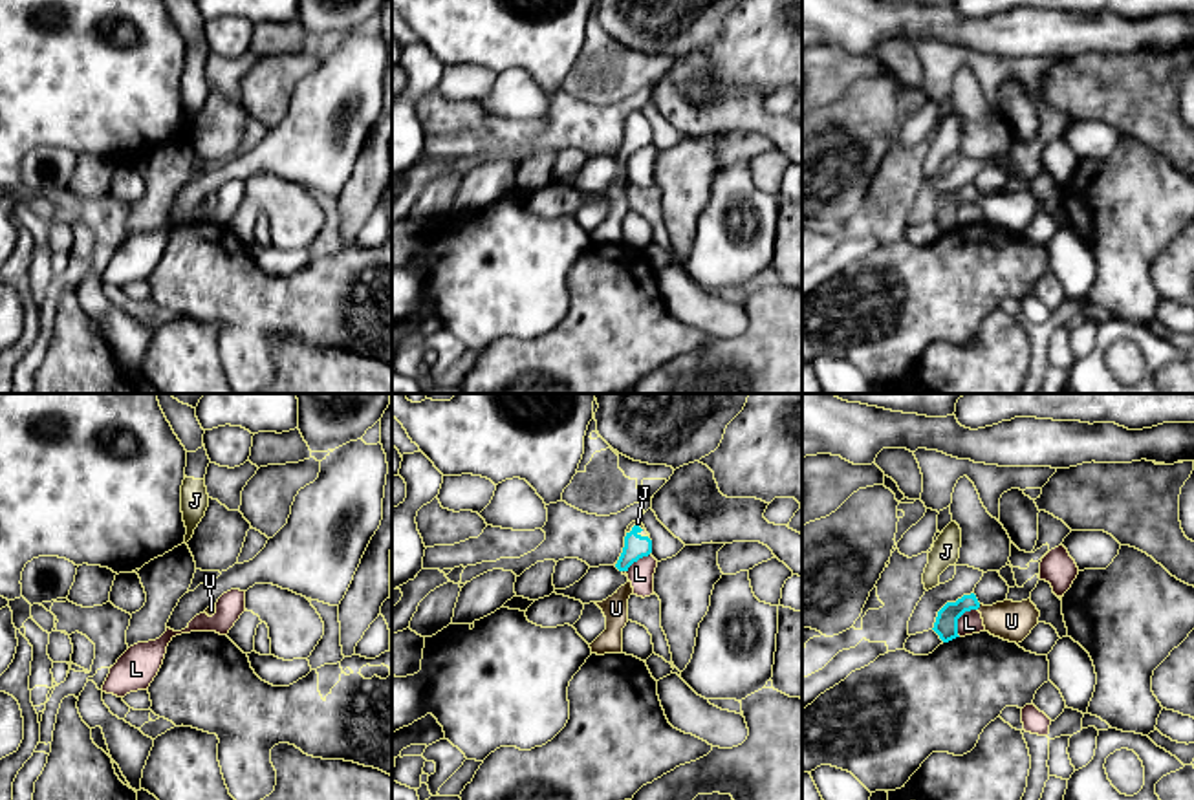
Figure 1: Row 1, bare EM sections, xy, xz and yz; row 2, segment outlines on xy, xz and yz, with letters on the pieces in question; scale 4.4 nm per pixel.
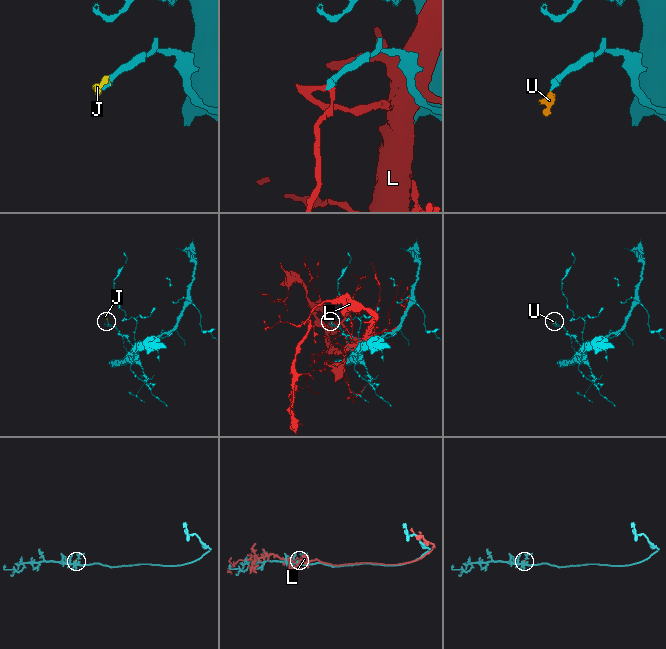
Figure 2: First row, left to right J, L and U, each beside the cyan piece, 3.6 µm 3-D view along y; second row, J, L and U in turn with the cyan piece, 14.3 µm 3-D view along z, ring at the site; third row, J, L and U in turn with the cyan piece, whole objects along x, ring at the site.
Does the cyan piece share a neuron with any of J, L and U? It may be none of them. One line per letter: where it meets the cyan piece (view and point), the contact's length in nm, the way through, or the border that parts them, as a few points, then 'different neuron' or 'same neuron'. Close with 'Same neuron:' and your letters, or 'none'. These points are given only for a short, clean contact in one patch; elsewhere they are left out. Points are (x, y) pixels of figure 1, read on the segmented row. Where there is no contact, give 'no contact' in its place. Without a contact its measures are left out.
J: contact xz (641, 529); length 110 nm; way xz (636, 546), (641, 529), (638, 522); same neuron
L: contact yz (958, 617); length 150 nm; different neuron
U: contact yz (978, 606); length 30 nm; way yz (945, 627), (962, 606), (978, 606), (997, 619), (1011, 621); same neuron
Same neuron: J, U

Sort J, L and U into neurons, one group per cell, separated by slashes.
J U / L

